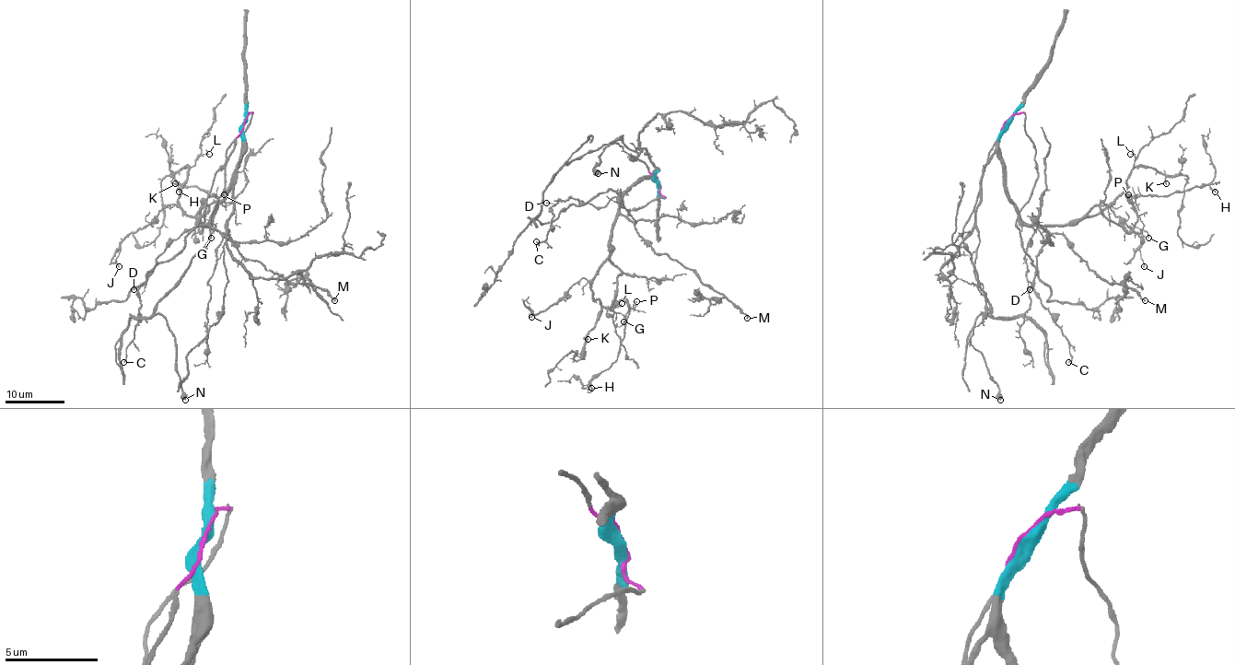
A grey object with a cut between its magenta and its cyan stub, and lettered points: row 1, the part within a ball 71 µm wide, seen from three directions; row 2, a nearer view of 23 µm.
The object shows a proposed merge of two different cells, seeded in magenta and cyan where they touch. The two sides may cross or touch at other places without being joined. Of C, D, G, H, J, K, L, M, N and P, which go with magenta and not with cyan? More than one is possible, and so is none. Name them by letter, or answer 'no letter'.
no letter

